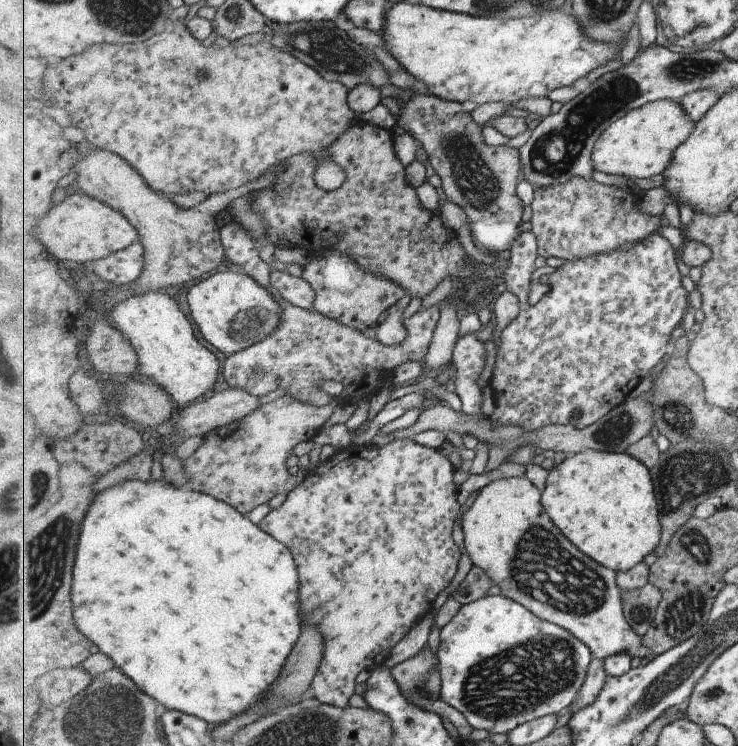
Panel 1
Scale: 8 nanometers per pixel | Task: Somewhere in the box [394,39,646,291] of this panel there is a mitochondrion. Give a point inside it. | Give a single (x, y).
(557, 154)

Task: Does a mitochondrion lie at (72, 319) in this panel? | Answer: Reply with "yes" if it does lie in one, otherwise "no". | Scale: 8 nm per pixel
no

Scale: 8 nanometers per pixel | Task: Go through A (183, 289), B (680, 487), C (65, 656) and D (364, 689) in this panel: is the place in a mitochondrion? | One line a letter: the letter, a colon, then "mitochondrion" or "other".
A: other
B: mitochondrion
C: other
D: other

